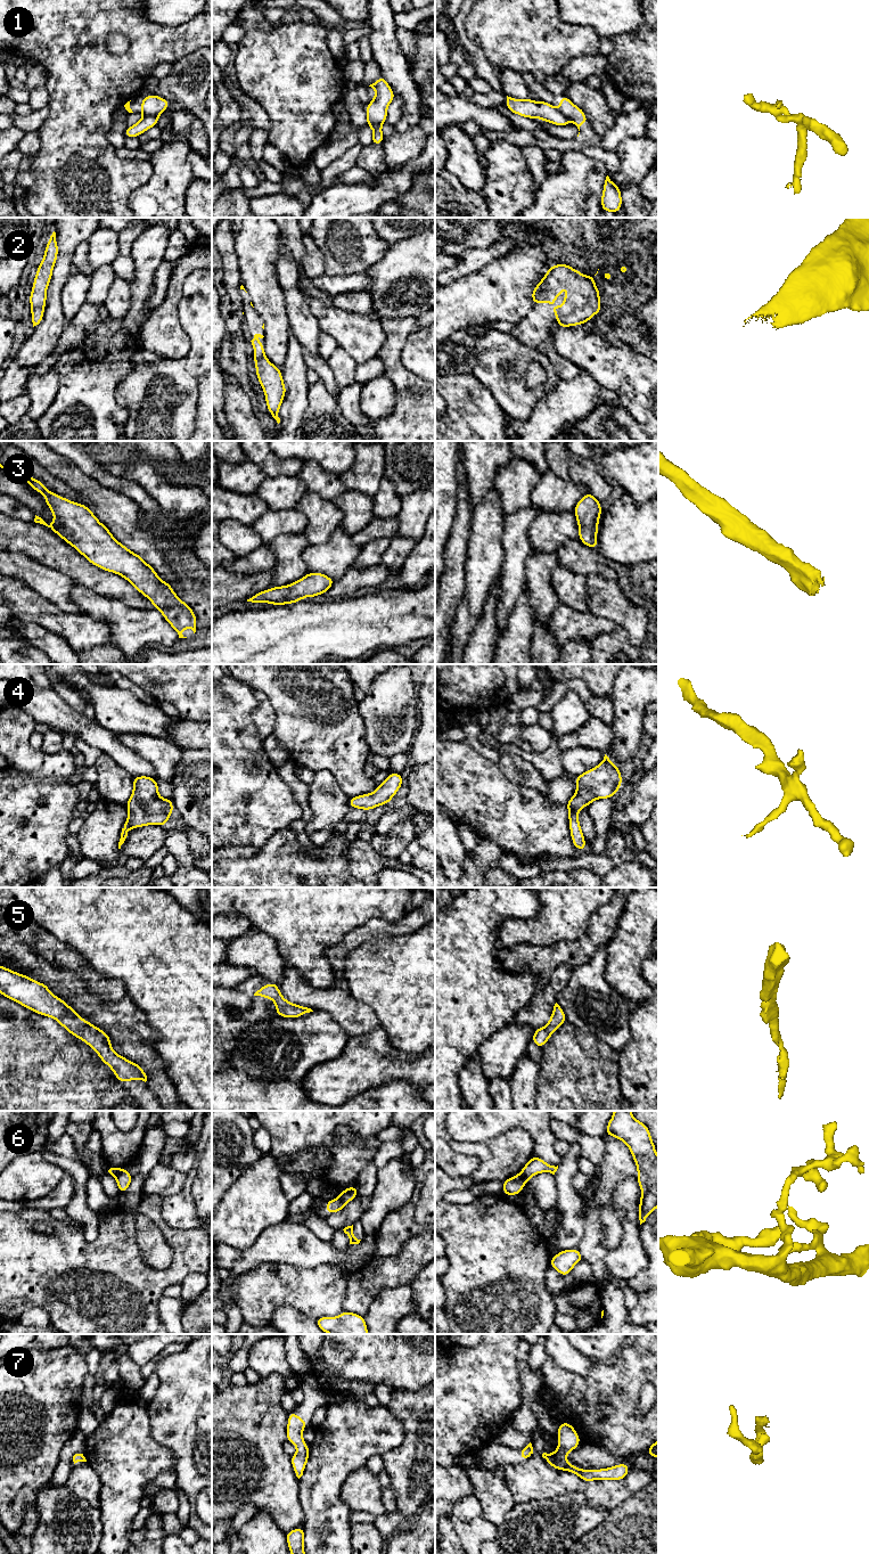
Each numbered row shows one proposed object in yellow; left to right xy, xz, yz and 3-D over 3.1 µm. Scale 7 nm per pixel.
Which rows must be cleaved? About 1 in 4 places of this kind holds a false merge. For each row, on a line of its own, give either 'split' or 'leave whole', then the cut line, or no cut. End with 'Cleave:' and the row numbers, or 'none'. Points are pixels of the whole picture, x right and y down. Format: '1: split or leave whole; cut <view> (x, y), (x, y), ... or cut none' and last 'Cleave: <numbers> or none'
1: split; cut xy (144, 114), (158, 115)
2: leave whole; cut none
3: leave whole; cut none
4: leave whole; cut none
5: leave whole; cut none
6: split; cut xy (124, 1169), (115, 1177)
7: leave whole; cut none
Cleave: 1, 6

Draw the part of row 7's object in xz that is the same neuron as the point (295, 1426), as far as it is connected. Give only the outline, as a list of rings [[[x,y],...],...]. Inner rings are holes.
[[[295,1412],[288,1413],[289,1418],[287,1420],[287,1441],[296,1446],[298,1449],[295,1455],[290,1457],[294,1472],[300,1479],[303,1475],[304,1467],[309,1461],[309,1446],[304,1442],[303,1430],[306,1426],[306,1421],[300,1418]]]

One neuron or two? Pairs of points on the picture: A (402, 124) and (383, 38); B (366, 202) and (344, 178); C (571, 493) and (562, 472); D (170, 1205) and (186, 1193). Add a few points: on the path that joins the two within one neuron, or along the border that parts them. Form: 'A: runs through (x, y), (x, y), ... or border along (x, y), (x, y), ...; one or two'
A: runs through (408, 103), (408, 91), (399, 80), (391, 59); one
B: border along (374, 176), (369, 181), (334, 183); two
C: border along (549, 468), (562, 479), (570, 480); two
D: runs through (173, 1205), (182, 1196); one

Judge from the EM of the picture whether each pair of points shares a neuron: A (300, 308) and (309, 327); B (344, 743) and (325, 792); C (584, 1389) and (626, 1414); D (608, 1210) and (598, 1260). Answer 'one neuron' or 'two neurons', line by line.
A: one neuron
B: two neurons
C: one neuron
D: two neurons

